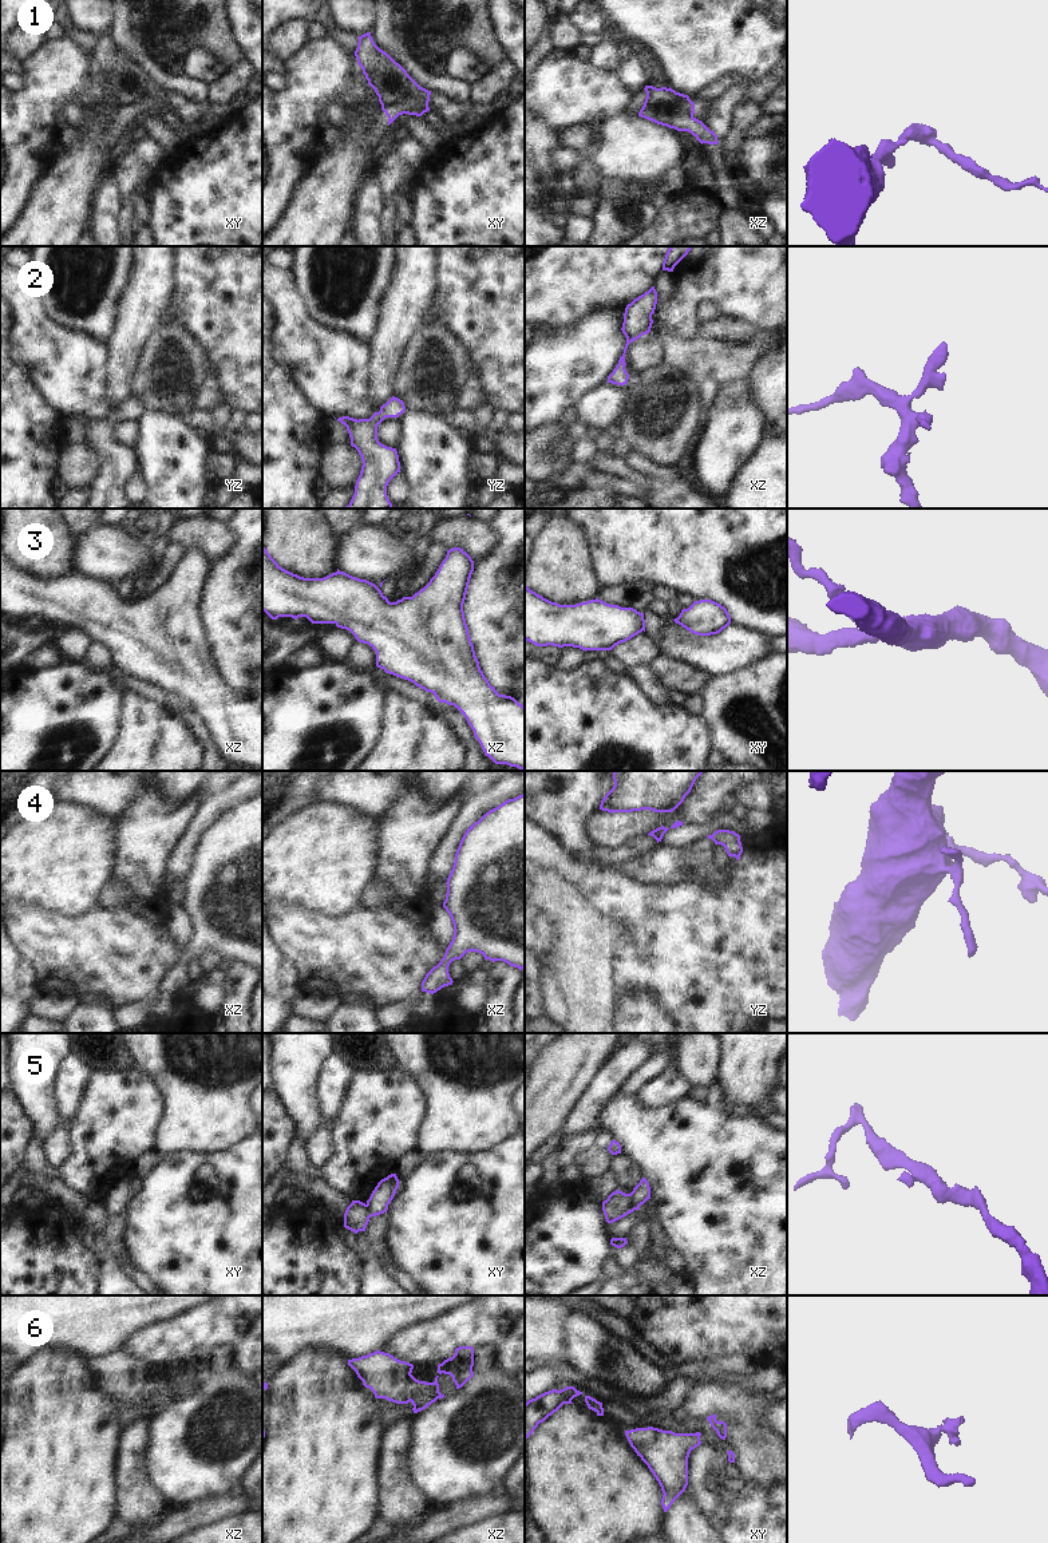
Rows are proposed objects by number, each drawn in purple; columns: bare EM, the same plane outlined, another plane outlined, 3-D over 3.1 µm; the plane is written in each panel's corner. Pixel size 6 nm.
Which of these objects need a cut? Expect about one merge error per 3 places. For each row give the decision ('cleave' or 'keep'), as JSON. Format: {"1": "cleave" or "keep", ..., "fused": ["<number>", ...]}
{"1": "cleave", "2": "keep", "3": "cleave", "4": "keep", "5": "cleave", "6": "cleave", "fused": ["1", "3", "5", "6"]}

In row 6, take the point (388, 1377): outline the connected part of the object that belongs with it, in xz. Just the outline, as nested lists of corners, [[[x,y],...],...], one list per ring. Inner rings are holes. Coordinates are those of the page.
[[[376,1350],[348,1360],[348,1365],[376,1398],[385,1398],[396,1404],[411,1401],[414,1413],[426,1409],[438,1400],[434,1382],[416,1380],[411,1374],[414,1365],[400,1361],[389,1353]]]

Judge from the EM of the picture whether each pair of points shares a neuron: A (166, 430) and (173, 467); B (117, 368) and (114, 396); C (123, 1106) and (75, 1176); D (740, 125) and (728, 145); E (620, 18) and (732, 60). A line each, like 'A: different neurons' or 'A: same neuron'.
A: same neuron
B: same neuron
C: same neuron
D: same neuron
E: same neuron

